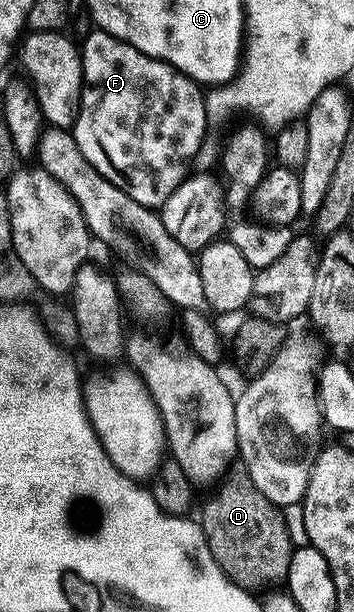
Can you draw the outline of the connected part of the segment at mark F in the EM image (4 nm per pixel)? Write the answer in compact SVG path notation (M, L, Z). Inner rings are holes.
M93 31L88 33L86 41L81 41L80 44L82 54L82 104L78 108L78 117L74 120L72 129L76 142L80 146L80 154L84 154L84 158L88 158L88 162L92 162L92 166L96 166L100 175L108 178L108 182L112 182L112 186L124 190L124 194L128 194L128 198L140 202L145 208L157 209L177 190L179 184L186 180L188 176L186 167L189 166L190 159L197 154L198 147L201 146L202 139L206 136L206 104L202 101L203 89L190 77L185 76L182 72L177 72L170 64L165 64L162 60L144 54L142 49L132 46L107 32Z

